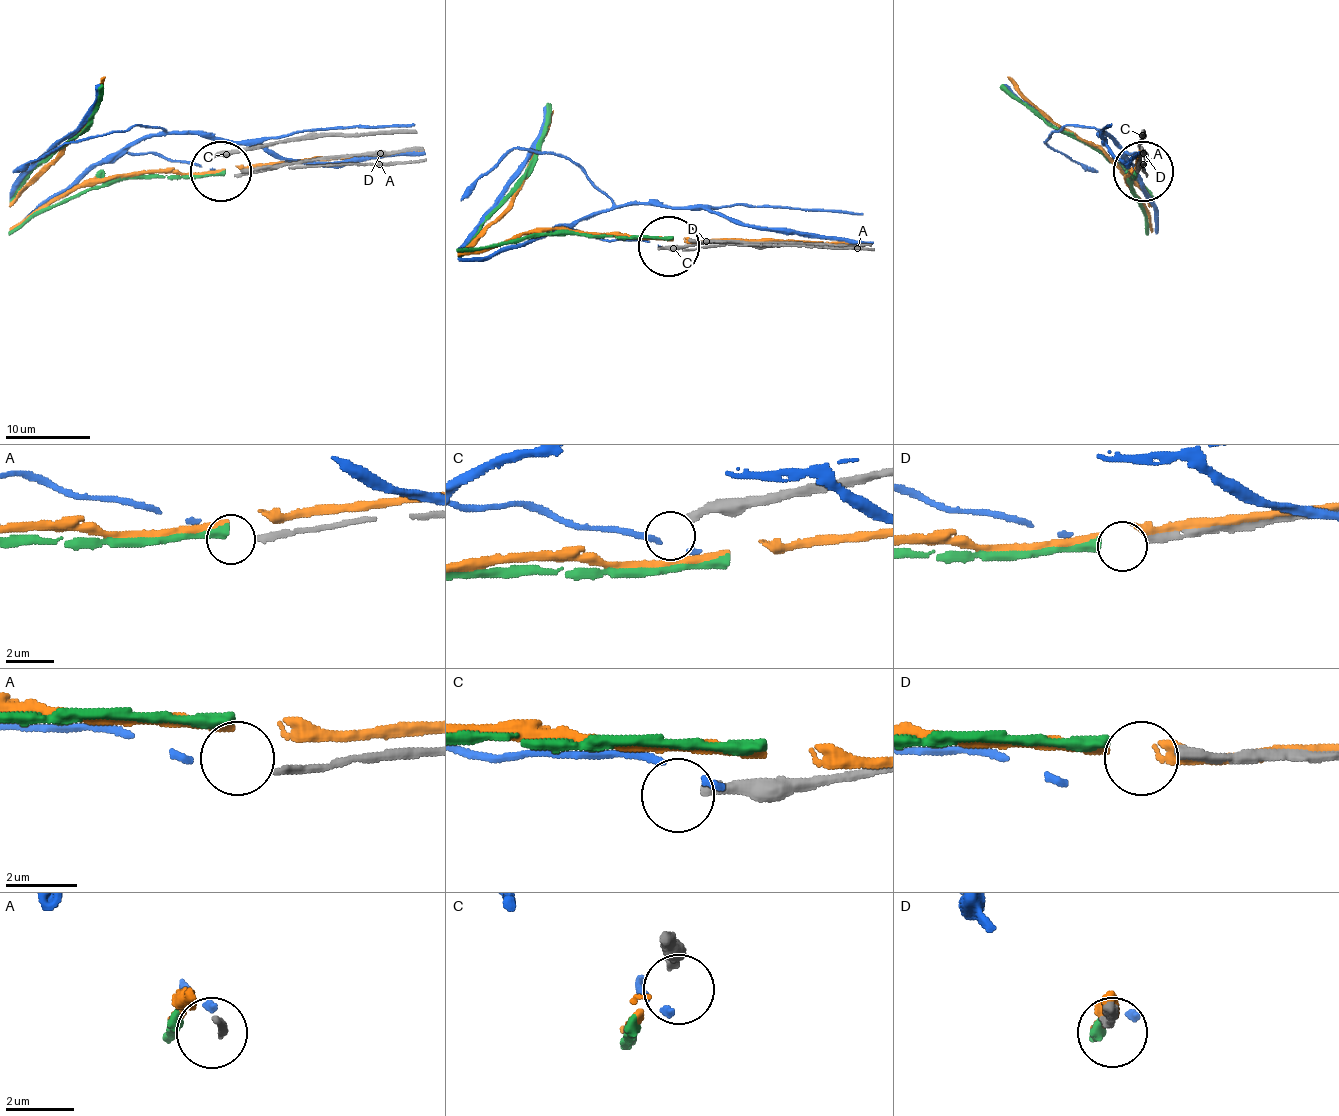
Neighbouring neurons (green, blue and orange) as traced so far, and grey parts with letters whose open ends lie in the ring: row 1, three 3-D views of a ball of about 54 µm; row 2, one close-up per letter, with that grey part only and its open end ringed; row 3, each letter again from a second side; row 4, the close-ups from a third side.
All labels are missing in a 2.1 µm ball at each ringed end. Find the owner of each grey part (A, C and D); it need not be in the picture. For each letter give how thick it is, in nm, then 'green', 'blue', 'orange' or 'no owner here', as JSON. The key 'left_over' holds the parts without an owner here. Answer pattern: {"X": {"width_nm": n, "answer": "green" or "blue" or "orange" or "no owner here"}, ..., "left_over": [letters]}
{"A": {"width_nm": 240, "answer": "no owner here"}, "C": {"width_nm": 320, "answer": "no owner here"}, "D": {"width_nm": 320, "answer": "green"}, "left_over": ["A", "C"]}

